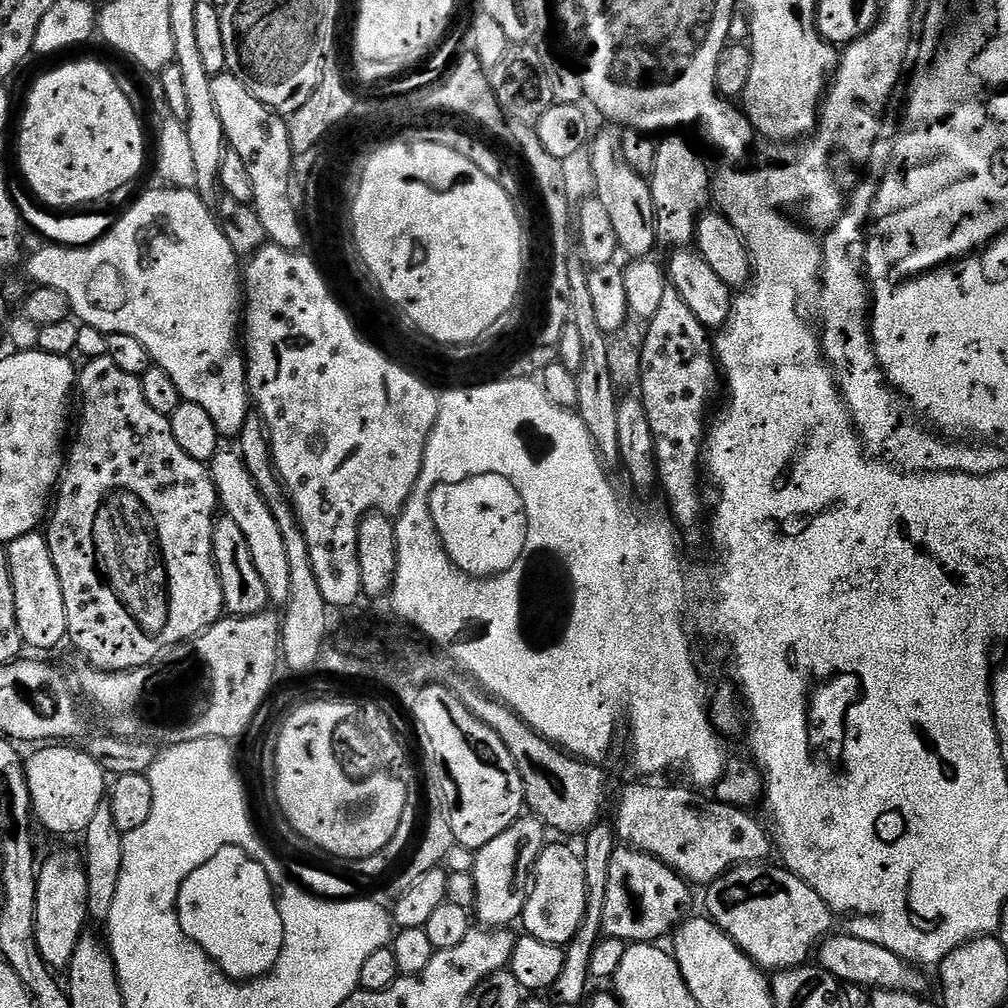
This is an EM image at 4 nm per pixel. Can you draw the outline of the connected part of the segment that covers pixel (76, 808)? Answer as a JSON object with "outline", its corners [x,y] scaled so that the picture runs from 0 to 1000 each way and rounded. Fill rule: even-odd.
{"outline":[[[75,740],[37,741],[40,743],[32,751],[29,749],[24,759],[24,771],[30,784],[35,816],[39,820],[41,817],[46,824],[53,825],[56,829],[67,829],[70,825],[82,827],[85,819],[89,819],[97,800],[105,794],[105,774],[103,778],[105,763],[82,741],[71,741]]]}

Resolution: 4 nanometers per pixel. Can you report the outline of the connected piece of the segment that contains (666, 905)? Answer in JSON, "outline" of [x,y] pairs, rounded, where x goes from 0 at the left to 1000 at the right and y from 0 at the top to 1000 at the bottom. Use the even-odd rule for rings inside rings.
{"outline":[[[613,839],[605,851],[605,875],[601,875],[601,899],[597,899],[597,923],[604,933],[618,933],[629,937],[655,935],[659,928],[670,926],[671,922],[684,912],[687,901],[687,885],[682,873],[647,849],[629,841]]]}

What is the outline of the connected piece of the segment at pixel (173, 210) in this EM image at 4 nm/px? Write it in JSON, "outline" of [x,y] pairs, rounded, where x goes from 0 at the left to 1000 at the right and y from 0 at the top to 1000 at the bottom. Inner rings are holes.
{"outline":[[[158,185],[159,187],[155,187],[152,190],[147,190],[144,194],[139,194],[135,198],[135,202],[131,202],[127,206],[127,211],[124,212],[123,215],[116,217],[114,221],[111,223],[111,227],[109,227],[104,234],[100,236],[100,238],[95,238],[93,241],[87,243],[86,246],[68,246],[66,244],[44,244],[48,246],[40,246],[36,250],[36,279],[35,281],[42,286],[53,286],[54,288],[58,288],[62,292],[65,292],[65,296],[67,297],[67,304],[70,310],[70,313],[74,314],[76,318],[80,322],[96,325],[97,328],[102,329],[104,331],[110,331],[116,329],[117,331],[129,331],[133,335],[137,335],[137,339],[141,339],[141,343],[145,343],[145,347],[149,351],[149,355],[151,356],[152,362],[156,365],[160,365],[161,367],[165,367],[165,371],[169,371],[169,375],[173,375],[173,383],[177,383],[177,387],[179,388],[180,394],[188,401],[195,401],[196,403],[200,403],[200,407],[204,407],[204,411],[208,411],[208,415],[212,419],[212,423],[215,427],[217,427],[219,434],[226,435],[226,433],[230,433],[230,435],[237,434],[238,428],[240,427],[240,423],[246,418],[248,412],[248,390],[246,387],[246,370],[244,368],[244,358],[236,348],[236,266],[234,270],[234,262],[236,262],[236,256],[232,252],[232,248],[228,248],[228,240],[224,240],[224,232],[220,232],[220,228],[218,227],[218,223],[214,221],[213,213],[208,209],[208,206],[205,206],[203,195],[199,194],[197,190],[188,188],[188,187],[169,187],[166,185]]]}

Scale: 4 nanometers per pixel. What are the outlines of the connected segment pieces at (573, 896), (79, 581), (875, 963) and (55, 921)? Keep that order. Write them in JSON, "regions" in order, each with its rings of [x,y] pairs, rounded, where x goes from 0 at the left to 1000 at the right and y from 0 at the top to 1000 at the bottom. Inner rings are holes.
{"regions":[[[[545,836],[538,843],[530,862],[518,910],[519,924],[534,931],[534,935],[563,938],[569,927],[573,927],[573,919],[577,919],[582,890],[581,863],[576,846],[560,837]]],[[[106,352],[87,357],[84,362],[84,365],[80,364],[77,369],[77,397],[79,393],[80,399],[83,400],[83,410],[79,413],[75,438],[72,440],[70,438],[69,447],[65,452],[62,475],[54,492],[54,503],[47,517],[48,524],[46,520],[46,531],[54,562],[58,565],[58,577],[62,577],[65,593],[66,634],[69,639],[71,635],[72,641],[95,662],[92,664],[100,668],[128,667],[134,663],[148,662],[180,637],[190,635],[208,621],[212,621],[223,610],[220,577],[210,549],[212,520],[216,515],[214,483],[207,461],[201,456],[188,454],[188,450],[185,450],[185,446],[181,446],[181,442],[173,438],[170,416],[157,411],[157,407],[145,400],[145,391],[141,391],[138,373],[125,371],[125,367],[117,367],[116,361]]],[[[844,927],[829,928],[822,928],[814,936],[812,941],[812,956],[830,972],[838,977],[850,976],[853,980],[861,980],[860,982],[920,985],[918,983],[921,980],[921,972],[913,965],[916,963],[896,952],[891,946],[879,942],[879,938],[867,938],[867,935],[859,935]]],[[[56,845],[39,858],[36,866],[36,934],[42,950],[53,962],[66,961],[79,930],[84,928],[83,916],[88,916],[85,895],[85,867],[80,846]]]]}

